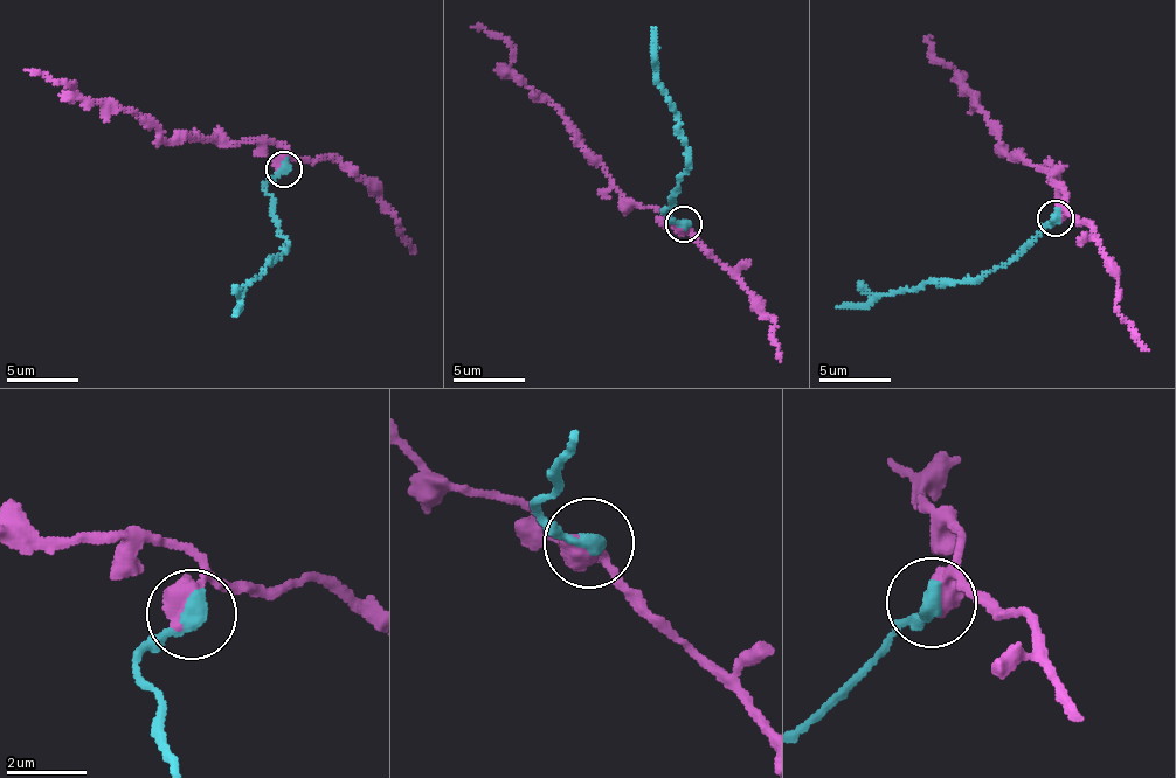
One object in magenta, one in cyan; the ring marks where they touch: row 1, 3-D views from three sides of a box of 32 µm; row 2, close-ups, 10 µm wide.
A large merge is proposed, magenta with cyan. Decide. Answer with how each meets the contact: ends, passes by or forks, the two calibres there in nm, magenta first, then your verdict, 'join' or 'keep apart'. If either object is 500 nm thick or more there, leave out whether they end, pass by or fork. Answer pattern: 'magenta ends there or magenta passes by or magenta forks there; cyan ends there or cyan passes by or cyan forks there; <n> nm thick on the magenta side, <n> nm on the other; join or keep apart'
750 nm thick on the magenta side, 420 nm on the other; keep apart

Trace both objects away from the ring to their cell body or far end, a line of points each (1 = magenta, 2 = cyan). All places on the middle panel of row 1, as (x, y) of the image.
1: (683, 226), (669, 222), (651, 207), (630, 203), (561, 113), (521, 83), (502, 37), (471, 27)
2: (683, 226), (665, 210), (687, 165), (678, 113), (658, 81), (652, 28)

